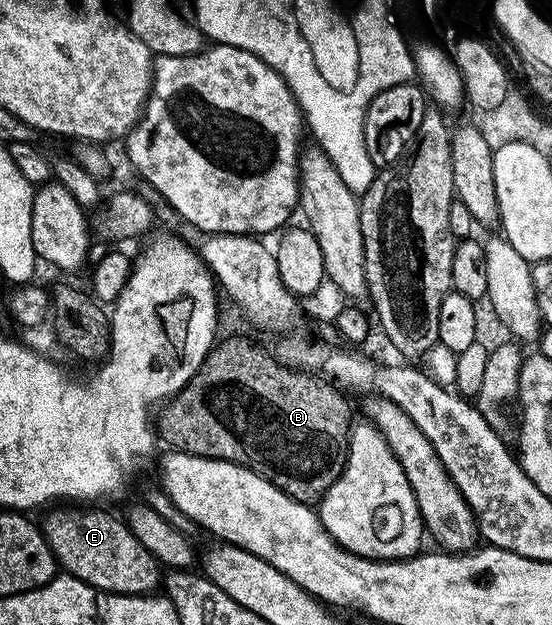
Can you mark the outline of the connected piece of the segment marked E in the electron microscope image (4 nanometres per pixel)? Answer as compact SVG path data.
M55 509L44 521L41 521L41 528L43 537L49 543L62 572L89 583L100 593L151 595L160 588L161 566L159 561L152 553L145 551L141 543L137 543L126 520L119 518L118 521L113 514L98 513L95 509Z

